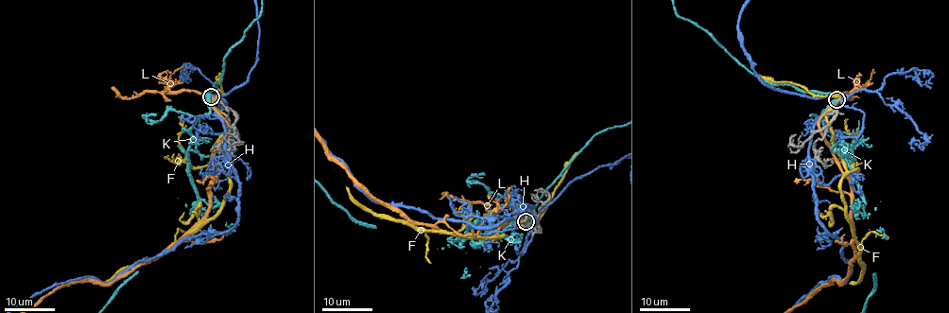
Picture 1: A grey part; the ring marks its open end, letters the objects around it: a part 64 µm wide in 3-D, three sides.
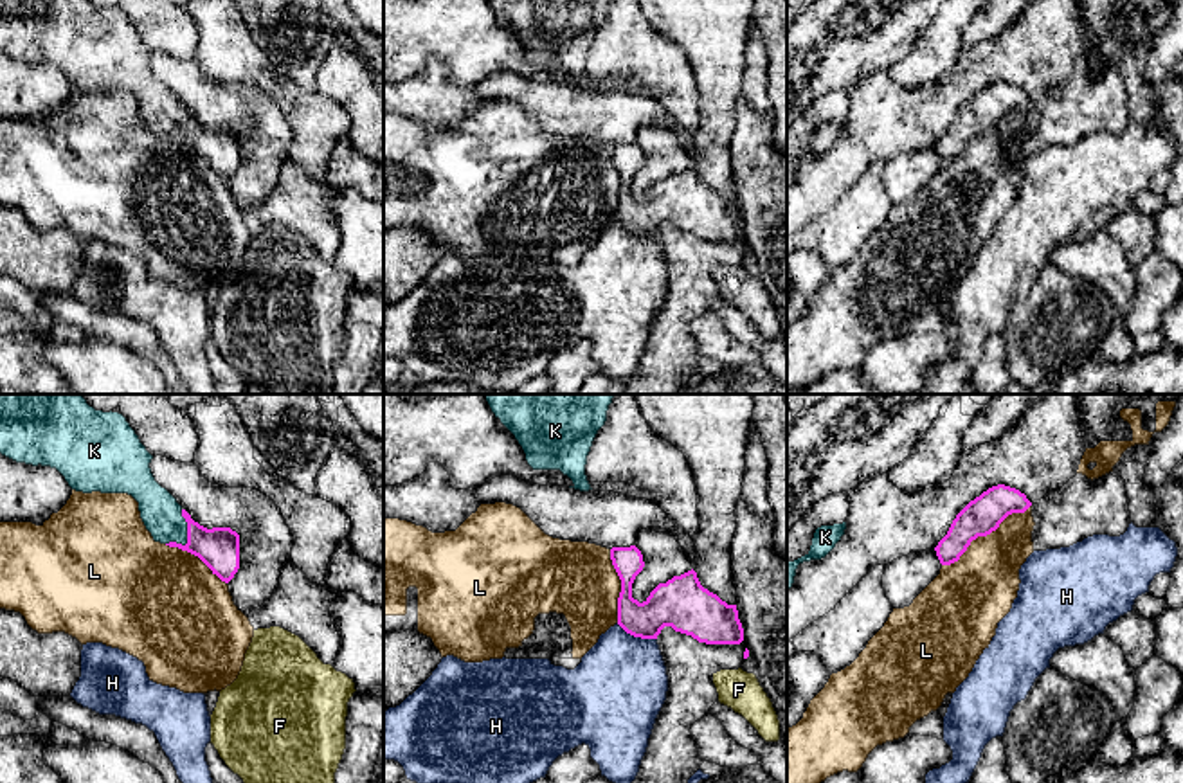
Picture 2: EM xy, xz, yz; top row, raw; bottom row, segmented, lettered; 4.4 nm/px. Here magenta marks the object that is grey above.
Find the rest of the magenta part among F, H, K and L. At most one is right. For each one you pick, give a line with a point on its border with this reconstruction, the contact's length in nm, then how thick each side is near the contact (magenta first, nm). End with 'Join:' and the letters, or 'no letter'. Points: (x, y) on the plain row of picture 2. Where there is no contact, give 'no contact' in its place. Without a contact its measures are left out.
K: meets magenta in xy at (188, 134); contact 180 nm long; 190 nm thick on the magenta side, 180 nm on the other
Join: K

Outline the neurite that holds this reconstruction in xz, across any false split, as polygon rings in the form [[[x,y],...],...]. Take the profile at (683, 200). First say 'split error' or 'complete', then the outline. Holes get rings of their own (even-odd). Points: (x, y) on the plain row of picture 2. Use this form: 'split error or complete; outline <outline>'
complete; outline [[[636,142],[612,144],[610,157],[621,176],[618,221],[627,230],[657,236],[664,223],[672,223],[706,241],[740,241],[744,238],[736,202],[727,202],[704,185],[693,166],[659,180],[639,200],[632,194],[632,180],[645,164],[641,148]]]

